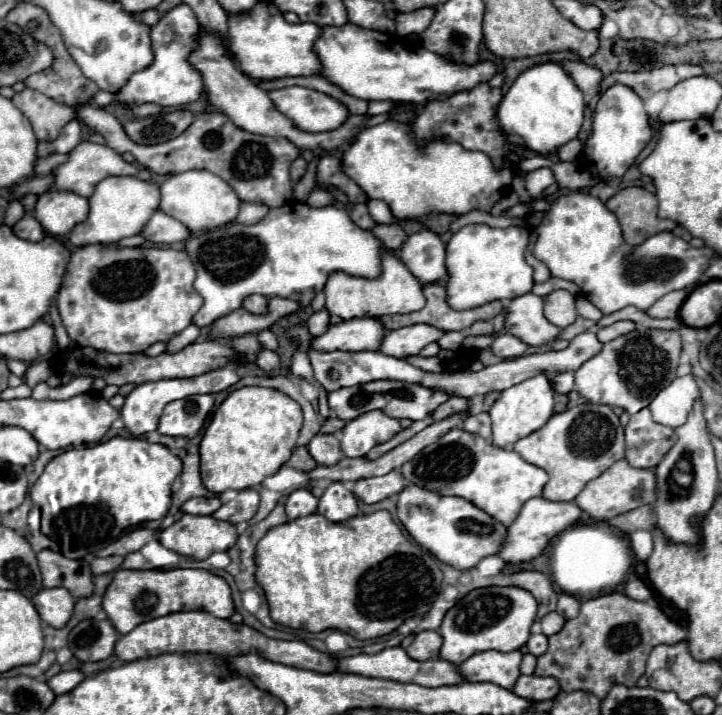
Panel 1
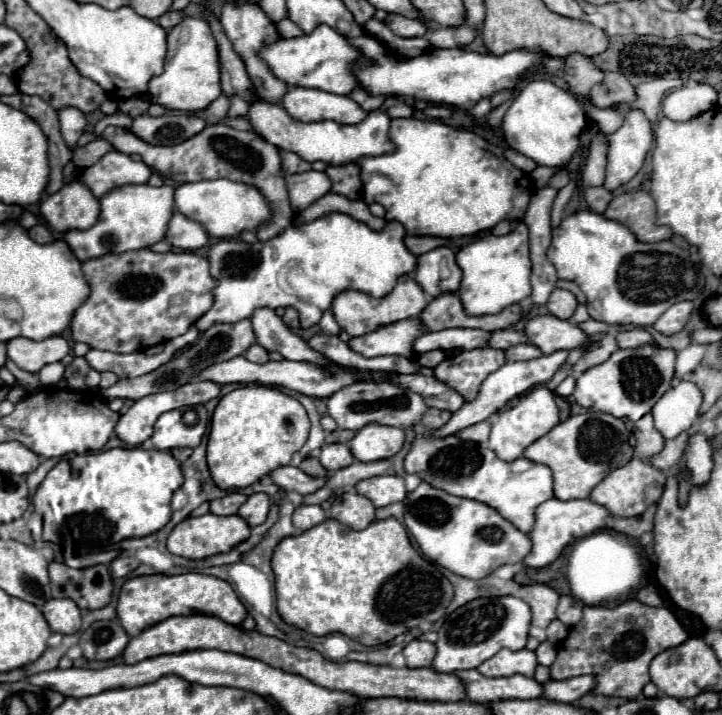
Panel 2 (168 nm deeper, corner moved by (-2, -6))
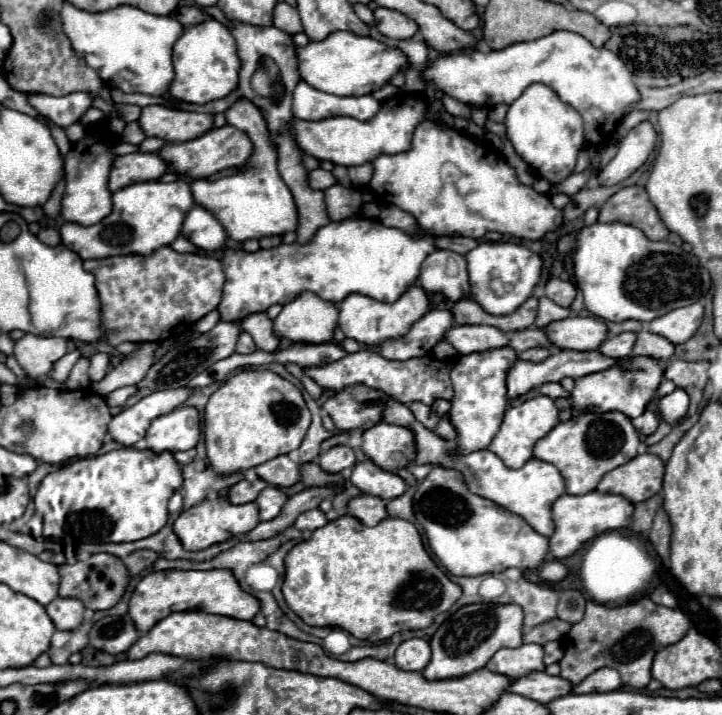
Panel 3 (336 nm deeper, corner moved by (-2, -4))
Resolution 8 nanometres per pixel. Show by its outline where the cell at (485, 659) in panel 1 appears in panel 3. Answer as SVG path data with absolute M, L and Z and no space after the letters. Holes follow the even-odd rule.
M521 645L517 649L499 649L485 665L493 673L507 675L511 679L523 677L533 671L543 671L543 647L541 645Z

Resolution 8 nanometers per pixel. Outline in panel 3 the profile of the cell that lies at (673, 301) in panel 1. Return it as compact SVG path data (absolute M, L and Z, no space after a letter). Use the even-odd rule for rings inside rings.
M693 303L689 307L679 307L665 313L663 317L653 319L649 323L649 331L677 345L677 343L685 343L697 331L697 327L701 325L701 319L703 319L703 305Z

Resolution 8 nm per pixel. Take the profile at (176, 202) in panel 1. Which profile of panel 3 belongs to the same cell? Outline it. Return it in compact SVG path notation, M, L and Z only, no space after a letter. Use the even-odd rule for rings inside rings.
M237 99L225 111L225 119L229 125L243 129L251 137L255 151L249 159L249 165L235 175L219 177L215 181L207 179L193 181L191 191L195 195L195 203L211 211L215 219L225 227L227 235L235 241L261 239L265 235L283 235L287 231L293 231L297 227L297 207L289 187L279 177L277 153L269 143L267 123L259 107L253 105L249 99Z

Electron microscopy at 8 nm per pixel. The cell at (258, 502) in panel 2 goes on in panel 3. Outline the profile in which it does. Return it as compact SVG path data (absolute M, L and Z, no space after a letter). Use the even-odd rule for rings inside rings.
M265 487L259 497L255 499L257 507L259 507L259 519L261 521L269 521L273 517L277 517L277 513L281 511L283 503L287 501L287 495L277 489L277 487Z

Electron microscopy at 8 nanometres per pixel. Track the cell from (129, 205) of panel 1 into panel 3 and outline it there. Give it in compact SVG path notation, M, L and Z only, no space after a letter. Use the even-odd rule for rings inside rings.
M183 179L173 183L147 181L133 183L113 193L113 211L99 223L83 227L77 223L63 223L61 239L63 245L85 259L105 259L111 255L149 255L155 249L169 245L181 231L187 211L195 205L189 183Z

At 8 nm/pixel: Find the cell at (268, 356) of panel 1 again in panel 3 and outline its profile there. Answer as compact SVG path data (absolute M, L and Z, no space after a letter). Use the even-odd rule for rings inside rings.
M241 333L241 337L239 337L239 341L237 341L237 353L253 353L257 347L255 347L255 343L253 343L253 339L251 339L251 335L249 333Z

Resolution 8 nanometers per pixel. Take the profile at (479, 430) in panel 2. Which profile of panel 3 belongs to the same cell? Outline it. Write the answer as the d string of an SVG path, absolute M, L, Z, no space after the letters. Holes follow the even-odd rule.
M441 419L441 423L437 425L435 433L437 433L439 437L447 439L447 441L455 441L455 439L457 439L457 431L455 431L455 427L451 425L451 421L449 421L449 419Z

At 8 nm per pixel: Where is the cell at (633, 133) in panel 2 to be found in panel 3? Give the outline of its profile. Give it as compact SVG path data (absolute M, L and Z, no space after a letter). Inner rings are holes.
M649 121L633 127L619 143L617 155L611 163L599 173L599 185L617 185L627 179L633 171L637 171L653 151L657 141L657 133Z

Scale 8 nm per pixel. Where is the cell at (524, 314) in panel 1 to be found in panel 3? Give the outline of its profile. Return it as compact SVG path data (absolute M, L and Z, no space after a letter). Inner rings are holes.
M569 317L563 321L553 321L543 331L555 347L575 351L593 351L607 337L605 323L593 317Z

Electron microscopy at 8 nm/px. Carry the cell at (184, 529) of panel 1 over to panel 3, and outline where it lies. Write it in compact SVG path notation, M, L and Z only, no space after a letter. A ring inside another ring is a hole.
M225 497L217 499L207 499L191 509L185 509L173 523L175 535L181 539L181 545L187 551L201 551L207 549L215 543L223 543L231 537L241 537L247 535L253 527L259 523L259 509L255 503L245 503L245 505L231 505Z

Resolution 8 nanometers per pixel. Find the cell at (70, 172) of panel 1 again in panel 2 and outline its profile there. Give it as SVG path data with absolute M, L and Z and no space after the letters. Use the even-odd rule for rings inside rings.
M111 151L101 157L95 165L87 167L81 173L81 181L93 191L95 197L103 197L115 187L131 185L131 183L147 183L151 177L151 167L143 161L133 161L129 155Z

